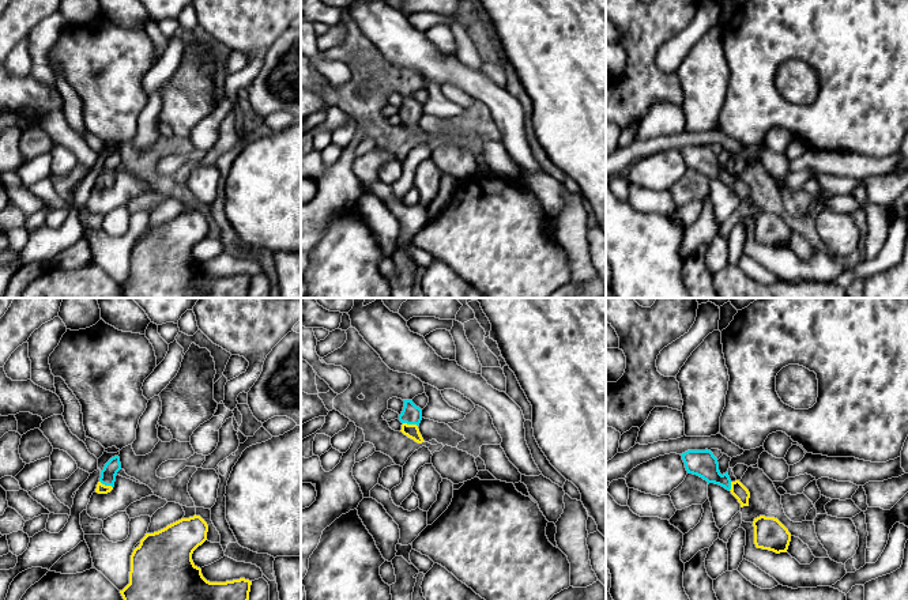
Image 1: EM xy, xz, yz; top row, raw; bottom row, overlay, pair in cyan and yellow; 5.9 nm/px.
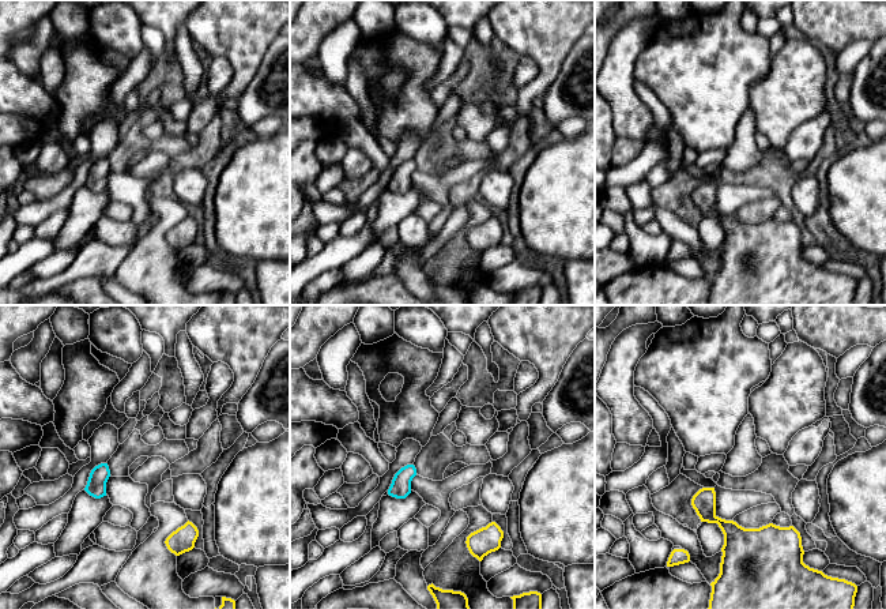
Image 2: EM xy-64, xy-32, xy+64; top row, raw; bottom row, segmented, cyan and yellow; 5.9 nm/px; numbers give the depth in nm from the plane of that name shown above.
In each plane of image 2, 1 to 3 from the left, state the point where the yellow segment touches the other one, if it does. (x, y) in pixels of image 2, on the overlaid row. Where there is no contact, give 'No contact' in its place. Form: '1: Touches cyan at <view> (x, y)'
1: No contact
2: No contact
3: No contact

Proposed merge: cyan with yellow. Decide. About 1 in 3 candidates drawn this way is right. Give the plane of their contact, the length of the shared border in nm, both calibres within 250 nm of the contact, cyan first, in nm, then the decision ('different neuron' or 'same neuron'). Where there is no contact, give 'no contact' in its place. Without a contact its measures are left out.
meets cyan in xz; contact 90 nm long; 120 nm thick on the cyan side, 80 nm on the other; same neuron

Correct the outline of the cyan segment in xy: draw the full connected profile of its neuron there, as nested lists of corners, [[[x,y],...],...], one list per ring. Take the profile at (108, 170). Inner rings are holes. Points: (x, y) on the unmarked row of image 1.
[[[114,151],[112,152],[101,166],[101,173],[97,180],[95,188],[98,189],[108,189],[113,185],[116,170],[121,165],[120,152]]]

